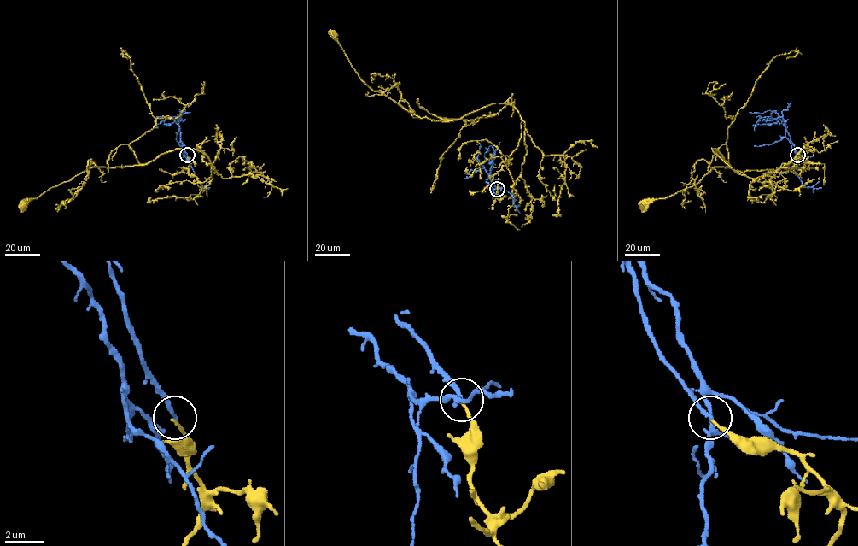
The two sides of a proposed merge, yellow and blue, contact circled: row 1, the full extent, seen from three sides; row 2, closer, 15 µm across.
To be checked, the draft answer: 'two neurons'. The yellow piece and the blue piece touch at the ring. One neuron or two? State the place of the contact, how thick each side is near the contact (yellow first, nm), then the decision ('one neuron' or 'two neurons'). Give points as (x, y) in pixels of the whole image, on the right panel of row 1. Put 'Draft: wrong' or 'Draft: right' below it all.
at (797, 155); 140 nm thick on the yellow side, 180 nm on the other; two neurons
Draft: right

